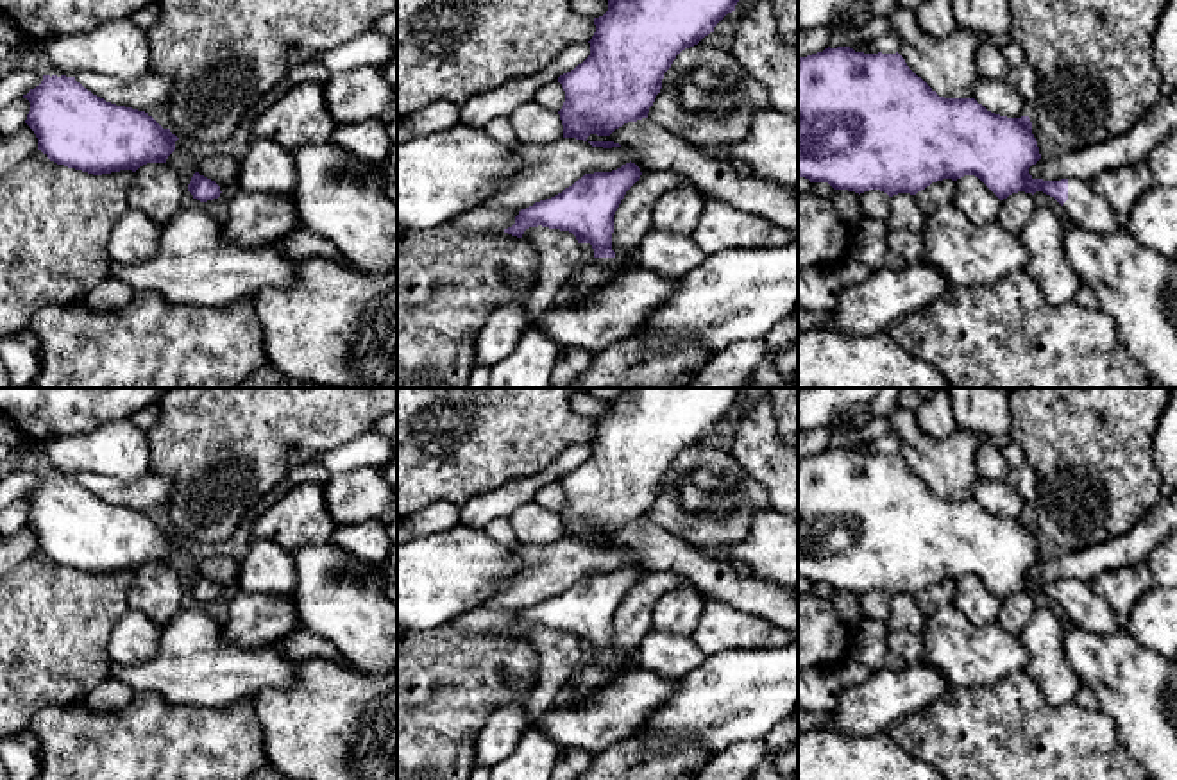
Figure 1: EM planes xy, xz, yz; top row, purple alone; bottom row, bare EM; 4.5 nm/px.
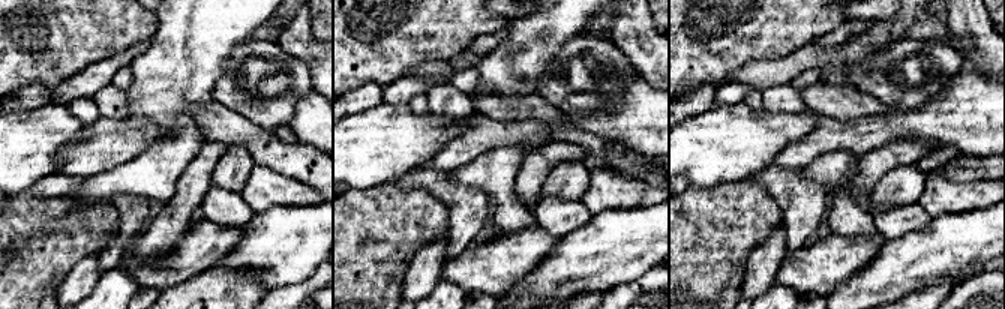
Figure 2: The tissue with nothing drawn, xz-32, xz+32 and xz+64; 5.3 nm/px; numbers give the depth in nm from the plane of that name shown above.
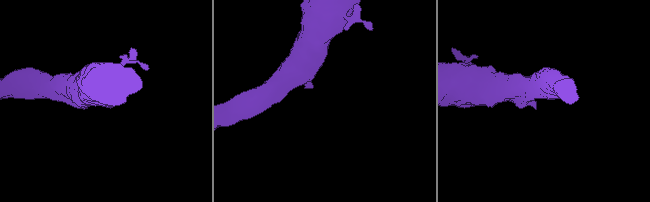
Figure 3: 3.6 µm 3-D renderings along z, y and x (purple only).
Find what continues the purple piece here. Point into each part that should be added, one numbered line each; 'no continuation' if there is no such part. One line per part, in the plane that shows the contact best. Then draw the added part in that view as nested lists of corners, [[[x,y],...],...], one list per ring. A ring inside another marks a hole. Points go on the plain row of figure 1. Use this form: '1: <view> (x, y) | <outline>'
1: yz (1084, 609) | [[[1068,580],[1068,601],[1063,605],[1063,610],[1068,621],[1084,632],[1098,635],[1120,632],[1118,619],[1109,605],[1086,581]]]

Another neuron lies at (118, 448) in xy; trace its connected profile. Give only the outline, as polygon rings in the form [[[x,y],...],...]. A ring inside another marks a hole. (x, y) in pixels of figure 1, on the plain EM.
[[[131,417],[104,422],[89,433],[47,440],[39,447],[64,474],[95,472],[132,483],[148,471],[147,431]]]

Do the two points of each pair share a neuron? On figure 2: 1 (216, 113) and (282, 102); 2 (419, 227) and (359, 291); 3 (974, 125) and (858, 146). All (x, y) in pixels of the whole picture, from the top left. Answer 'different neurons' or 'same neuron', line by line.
1: different neurons
2: same neuron
3: same neuron

